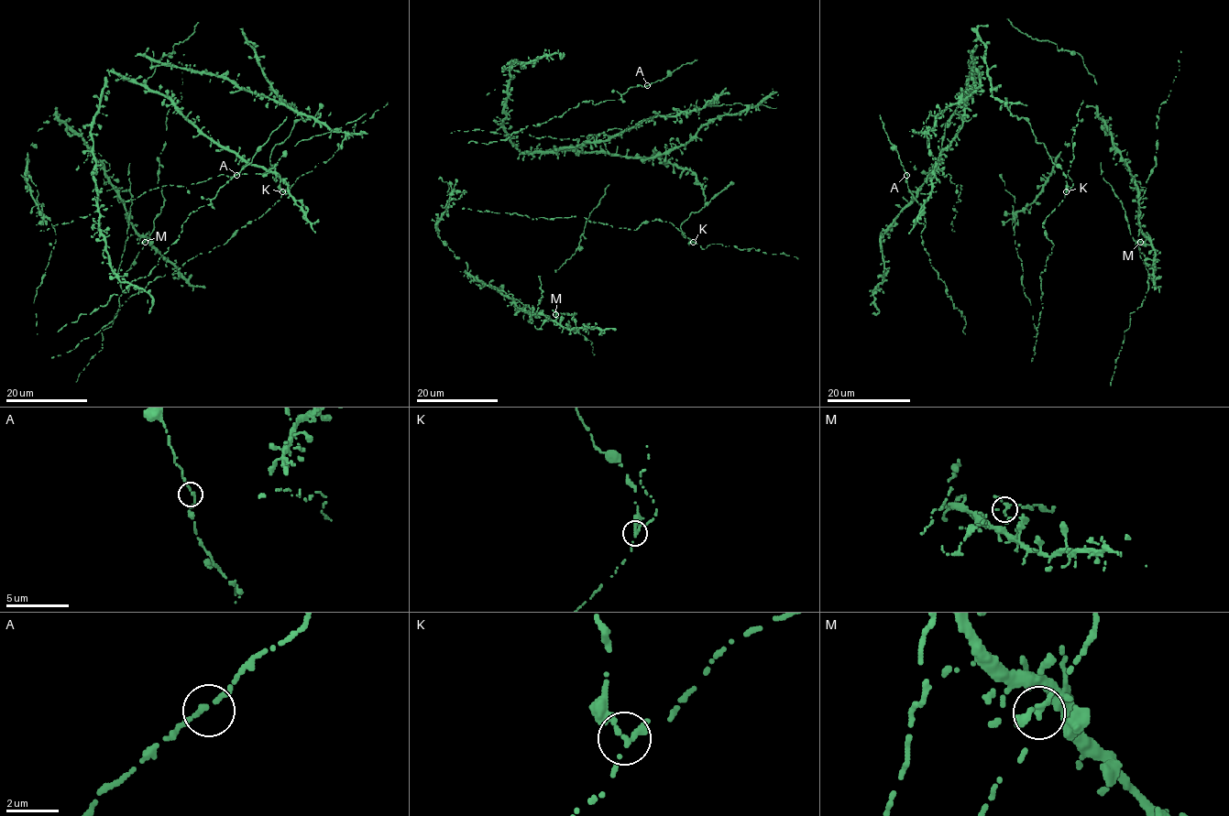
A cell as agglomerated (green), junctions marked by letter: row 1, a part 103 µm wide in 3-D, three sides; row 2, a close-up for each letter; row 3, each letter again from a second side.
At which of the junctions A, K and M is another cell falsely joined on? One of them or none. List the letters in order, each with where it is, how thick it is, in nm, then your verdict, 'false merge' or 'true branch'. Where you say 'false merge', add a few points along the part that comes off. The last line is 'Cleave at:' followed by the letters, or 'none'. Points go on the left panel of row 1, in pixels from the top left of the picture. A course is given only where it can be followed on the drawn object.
A: at (236, 175); 190 nm thick; true branch
K: at (282, 191); 240 nm thick; true branch
M: at (145, 242); 200 nm thick; true branch
Cleave at: none

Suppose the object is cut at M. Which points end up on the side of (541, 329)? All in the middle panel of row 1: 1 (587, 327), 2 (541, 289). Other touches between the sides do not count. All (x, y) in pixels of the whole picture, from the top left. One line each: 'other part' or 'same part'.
1: other part
2: same part

